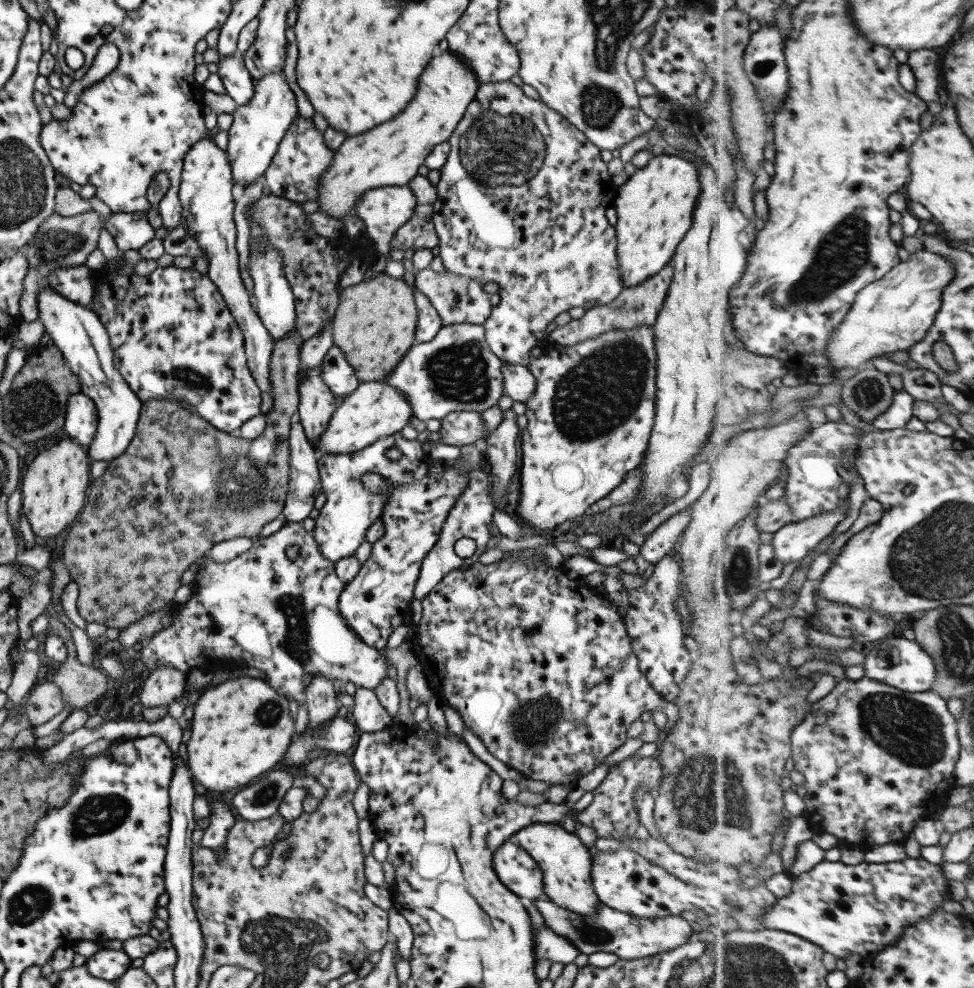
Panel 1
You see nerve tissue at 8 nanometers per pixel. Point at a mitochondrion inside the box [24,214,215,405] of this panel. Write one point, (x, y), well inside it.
(54, 244)

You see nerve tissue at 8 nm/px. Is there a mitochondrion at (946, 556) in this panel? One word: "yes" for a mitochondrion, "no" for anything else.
yes

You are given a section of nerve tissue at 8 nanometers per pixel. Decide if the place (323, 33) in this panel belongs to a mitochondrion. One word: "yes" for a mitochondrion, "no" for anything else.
no

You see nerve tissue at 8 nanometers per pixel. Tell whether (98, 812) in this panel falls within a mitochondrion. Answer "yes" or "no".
yes

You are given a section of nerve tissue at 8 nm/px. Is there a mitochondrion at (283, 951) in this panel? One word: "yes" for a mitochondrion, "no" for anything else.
yes

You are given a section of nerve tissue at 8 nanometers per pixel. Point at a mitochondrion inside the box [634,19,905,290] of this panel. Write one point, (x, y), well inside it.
(762, 68)

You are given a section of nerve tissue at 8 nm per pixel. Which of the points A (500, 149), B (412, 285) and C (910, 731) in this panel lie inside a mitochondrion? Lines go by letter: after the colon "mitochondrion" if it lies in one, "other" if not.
A: mitochondrion
B: other
C: mitochondrion

